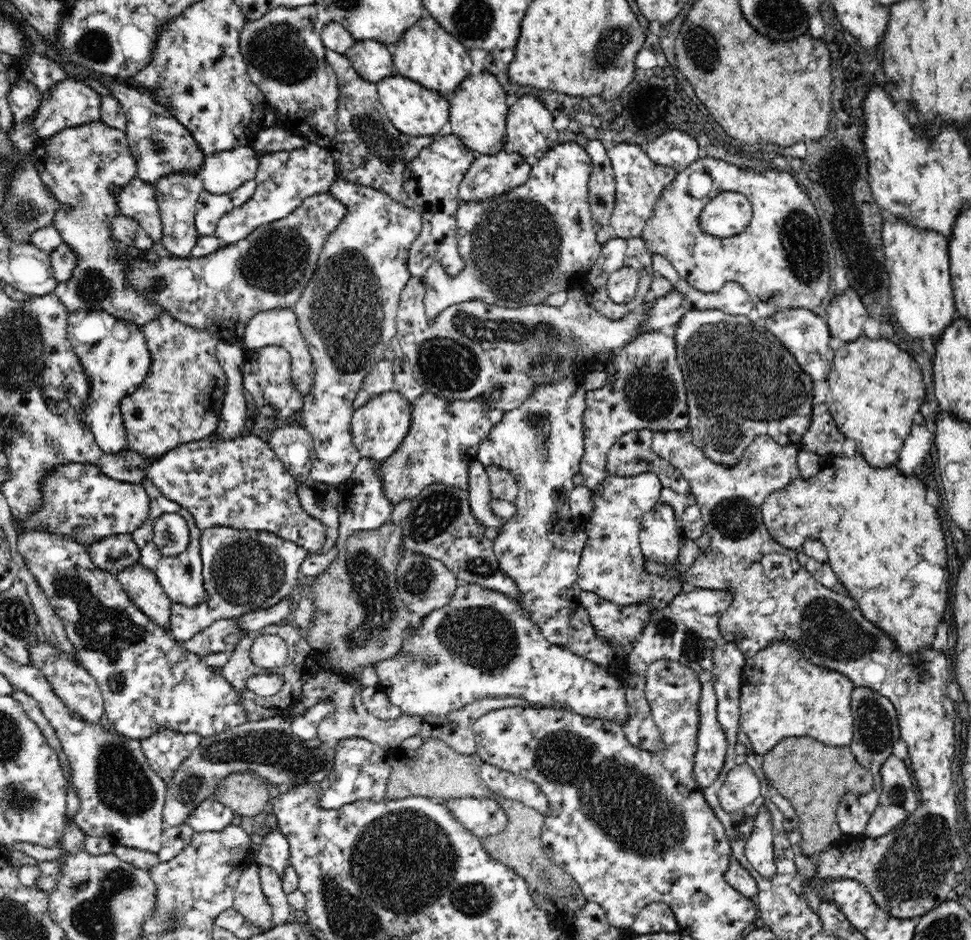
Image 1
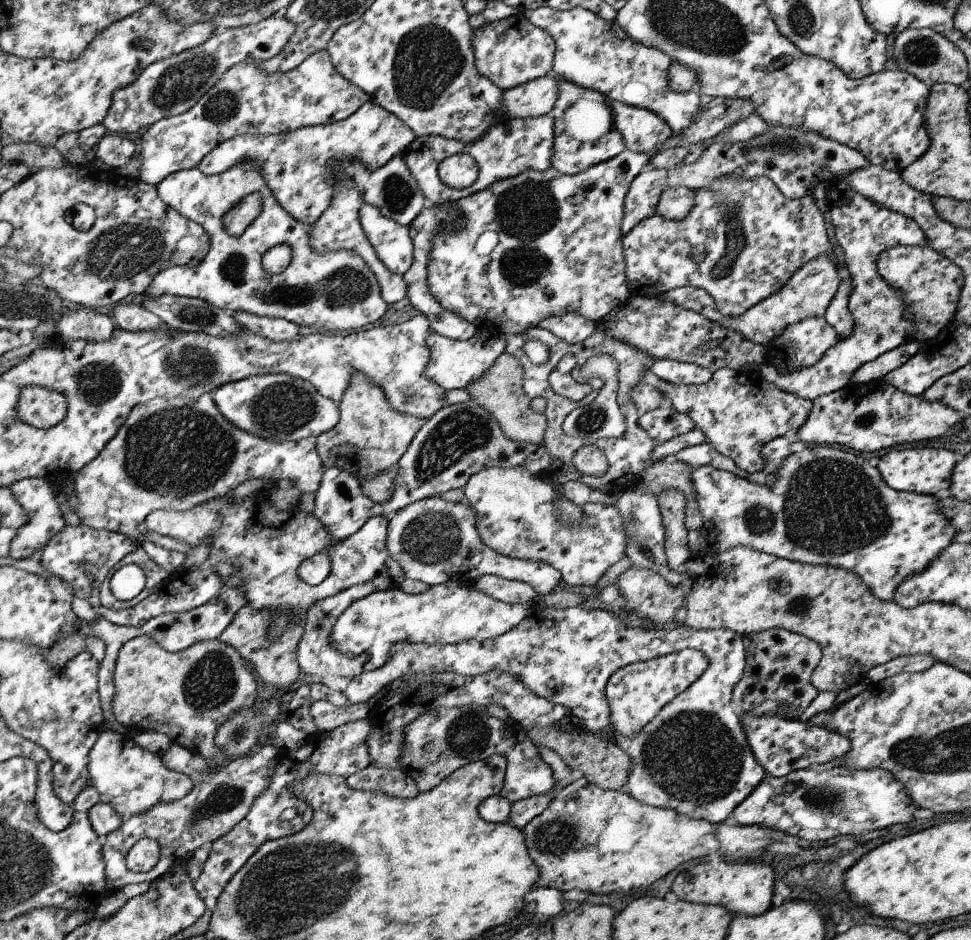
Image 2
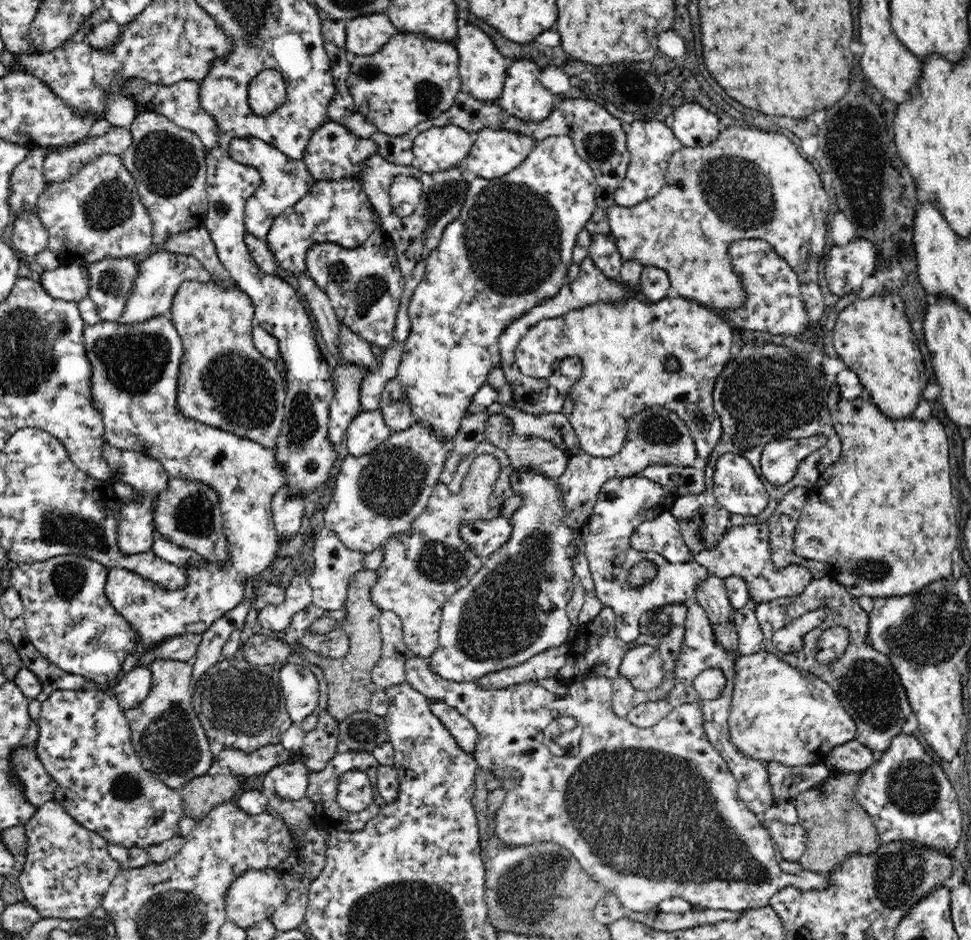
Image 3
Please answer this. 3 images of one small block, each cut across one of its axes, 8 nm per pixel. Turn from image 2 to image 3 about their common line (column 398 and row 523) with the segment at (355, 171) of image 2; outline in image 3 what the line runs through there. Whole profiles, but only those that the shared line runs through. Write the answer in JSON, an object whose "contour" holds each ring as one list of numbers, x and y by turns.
{"contour":[[168,474,166,483,166,489,153,497,152,519,155,530,172,542,196,551,207,562,225,565,231,554,224,534,220,495,212,487,197,480,182,480]]}

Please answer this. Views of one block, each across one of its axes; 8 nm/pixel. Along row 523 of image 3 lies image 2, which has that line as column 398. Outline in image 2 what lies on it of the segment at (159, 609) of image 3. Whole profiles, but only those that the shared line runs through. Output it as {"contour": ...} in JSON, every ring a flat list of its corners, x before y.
{"contour":[[362,204,358,219,366,238,384,267,393,274,403,275,411,266,413,245,408,226,401,226,384,217,375,206]]}

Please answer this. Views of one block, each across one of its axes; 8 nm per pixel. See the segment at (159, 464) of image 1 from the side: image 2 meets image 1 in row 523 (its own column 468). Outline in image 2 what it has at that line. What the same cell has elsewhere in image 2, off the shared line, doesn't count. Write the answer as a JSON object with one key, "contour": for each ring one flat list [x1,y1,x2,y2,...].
{"contour":[[623,149,613,158,593,164,583,172,573,175,561,174,551,166,541,172,525,170,513,178,497,179,487,188,456,200,455,206,459,208,461,226,459,228,453,228,452,225,441,226,439,232,435,232,435,236,431,240,431,250,427,254,429,256,427,258,427,288,431,296,447,312,463,318,465,322,473,324,477,331,487,332,491,336,517,336,517,334,529,332,531,328,541,329,539,322,543,322,545,318,557,318,563,314,578,314,581,318,594,323,599,321,603,316,609,314,617,304,624,302,629,294,627,280,625,280,620,231,621,220,623,220,623,199,631,179,642,171,642,168,647,165,647,158,651,158,651,156,652,154,637,154,637,152]]}

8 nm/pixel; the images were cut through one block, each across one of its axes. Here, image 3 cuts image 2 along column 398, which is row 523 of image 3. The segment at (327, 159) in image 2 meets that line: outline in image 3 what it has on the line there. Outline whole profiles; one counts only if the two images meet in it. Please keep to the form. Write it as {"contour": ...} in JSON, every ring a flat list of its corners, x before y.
{"contour":[[107,442,103,444,103,455,112,471,112,480,117,479,125,484,142,491,142,502,125,501,119,514,119,527,117,530,118,546,124,554,138,554,150,551,152,538,154,538,155,522,152,519,153,497,166,489,168,473,154,458,147,458,142,453,123,452,121,449,111,447]]}

